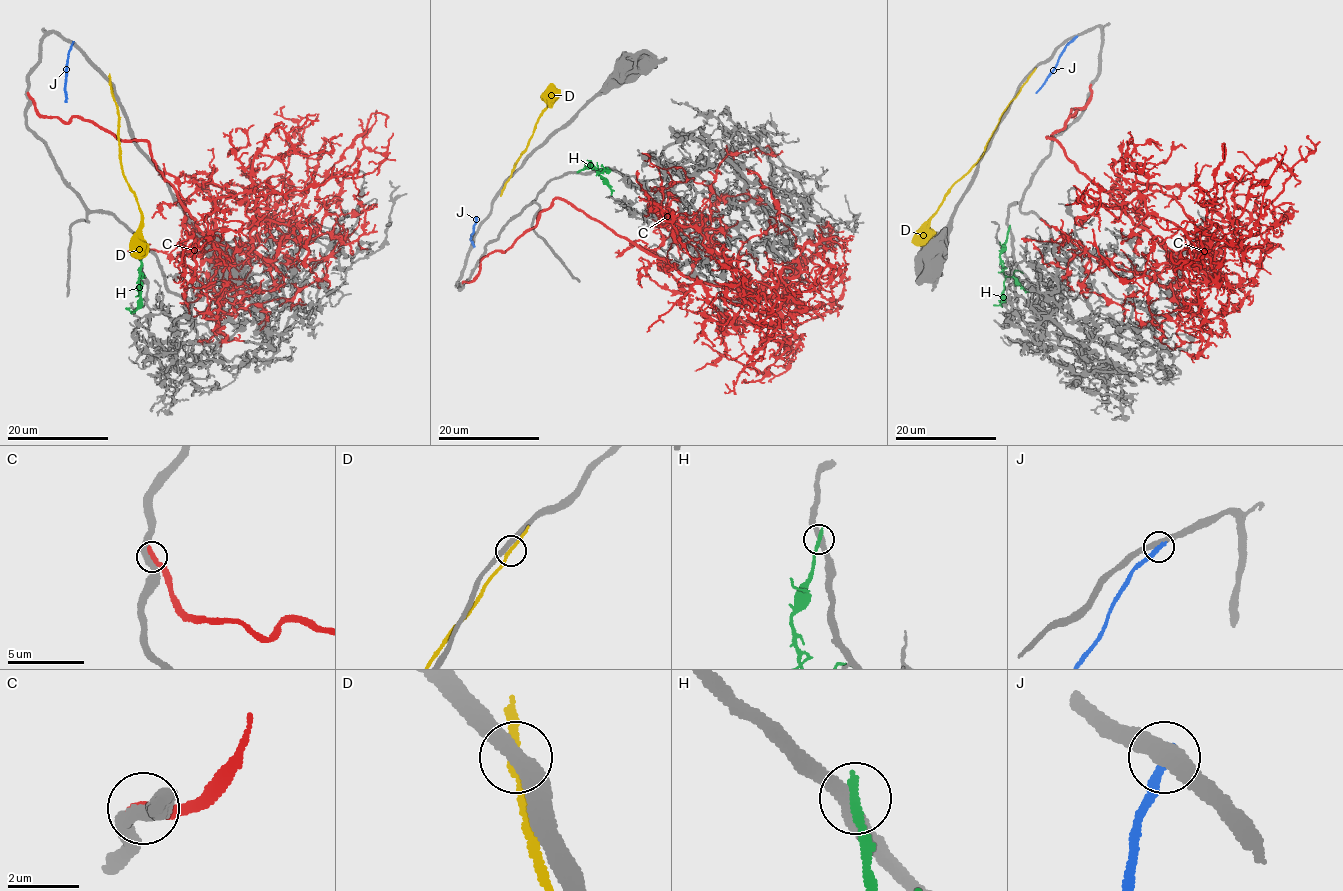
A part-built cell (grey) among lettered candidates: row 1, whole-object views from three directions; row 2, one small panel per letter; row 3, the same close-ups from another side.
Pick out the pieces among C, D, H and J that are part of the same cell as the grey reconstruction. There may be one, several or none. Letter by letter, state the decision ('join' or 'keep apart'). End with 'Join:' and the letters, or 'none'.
C: join
D: keep apart
H: keep apart
J: keep apart
Join: C

